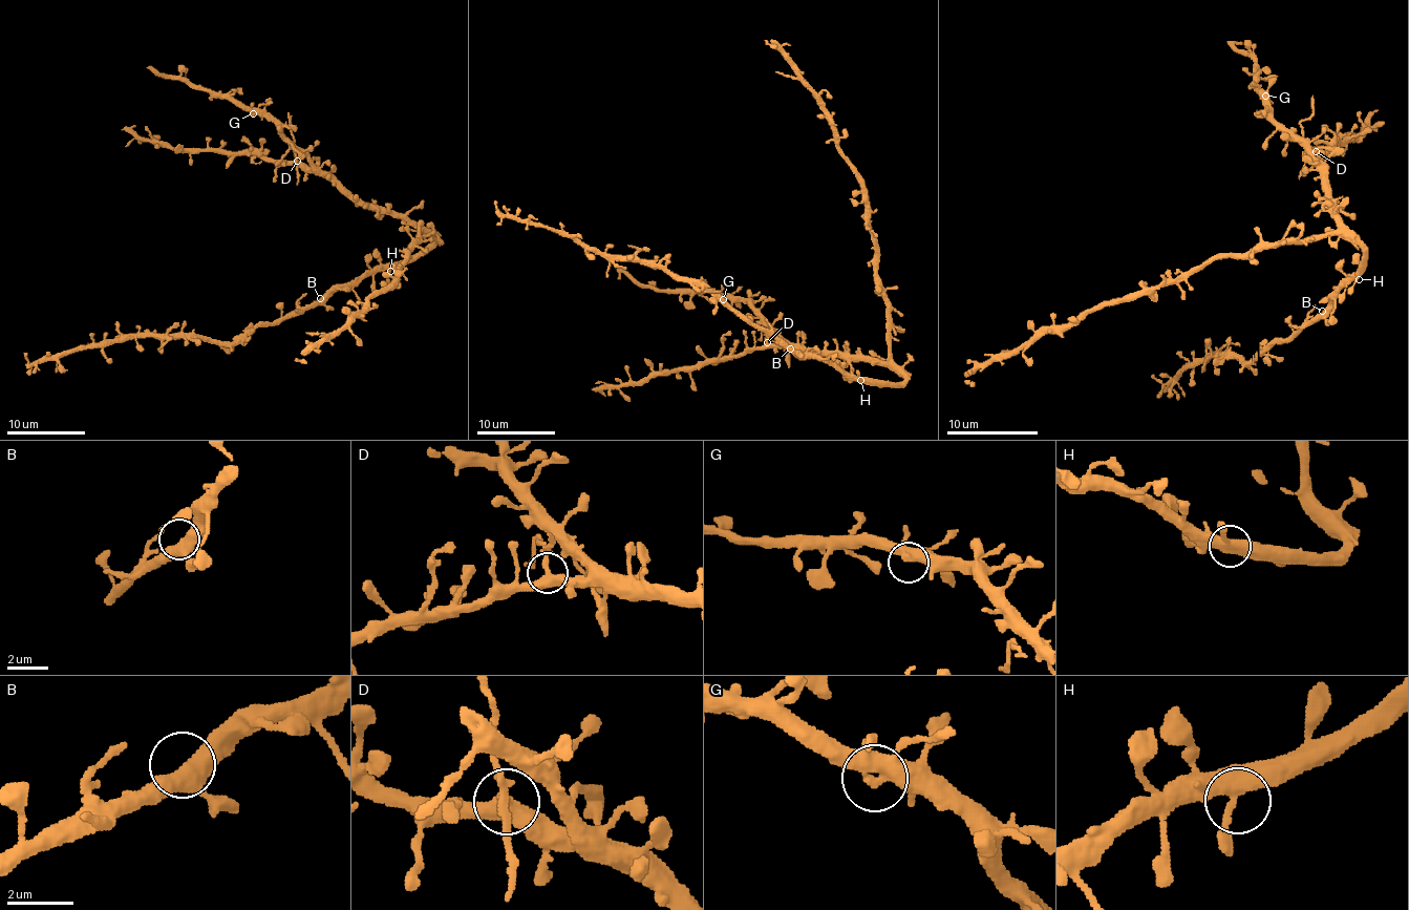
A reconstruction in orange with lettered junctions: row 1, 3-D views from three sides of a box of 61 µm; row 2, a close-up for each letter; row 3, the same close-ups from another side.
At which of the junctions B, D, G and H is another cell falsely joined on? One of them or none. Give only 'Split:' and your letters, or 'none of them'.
Split: D

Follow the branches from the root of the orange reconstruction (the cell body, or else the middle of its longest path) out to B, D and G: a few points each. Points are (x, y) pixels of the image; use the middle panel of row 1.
B: (874, 380), (849, 380), (827, 362), (799, 358), (790, 348)
D: (874, 380), (894, 383), (904, 380), (887, 365), (871, 360), (772, 348), (766, 342)
G: (874, 380), (894, 383), (904, 380), (887, 365), (871, 360), (799, 352), (750, 304), (723, 299)

